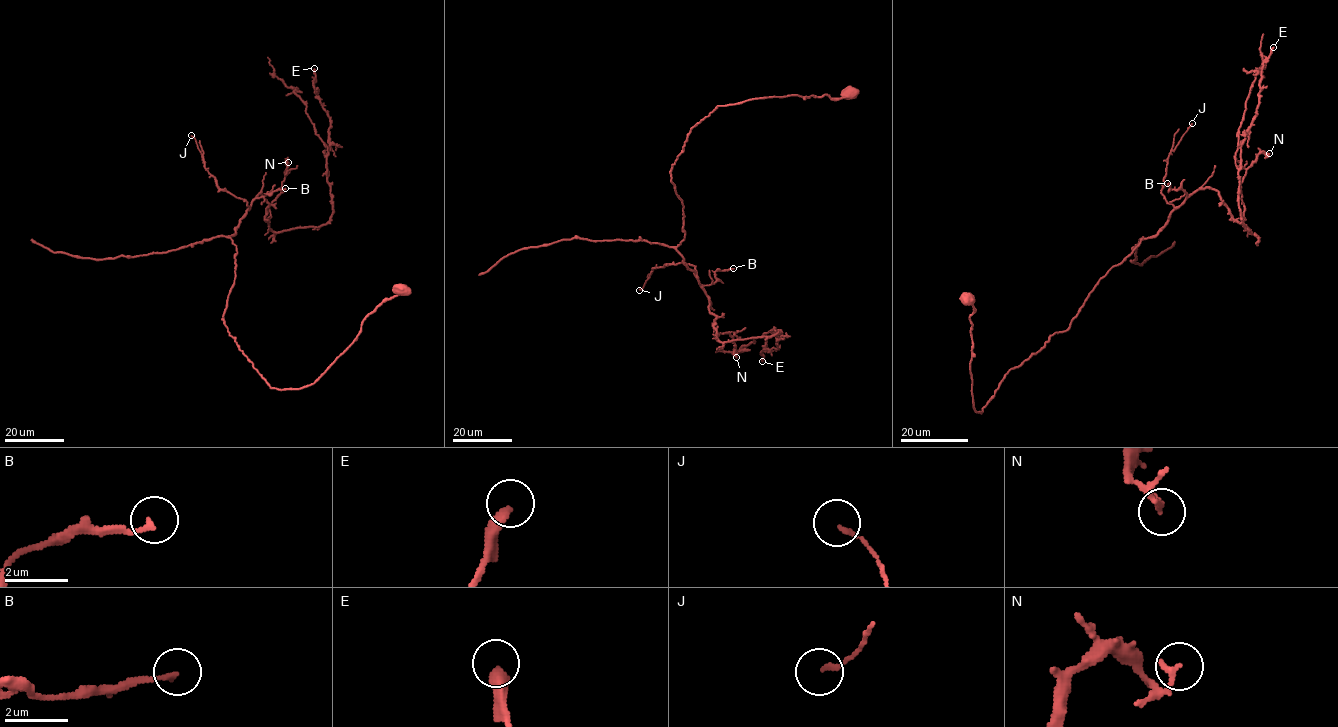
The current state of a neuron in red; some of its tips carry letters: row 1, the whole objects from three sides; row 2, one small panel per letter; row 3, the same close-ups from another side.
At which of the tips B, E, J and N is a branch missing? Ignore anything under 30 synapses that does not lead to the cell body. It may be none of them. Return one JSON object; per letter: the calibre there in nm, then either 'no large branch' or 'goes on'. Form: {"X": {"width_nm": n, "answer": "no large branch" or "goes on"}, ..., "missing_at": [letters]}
{"B": {"width_nm": 160, "answer": "no large branch"}, "E": {"width_nm": 400, "answer": "no large branch"}, "J": {"width_nm": 120, "answer": "no large branch"}, "N": {"width_nm": 200, "answer": "no large branch"}, "missing_at": []}

